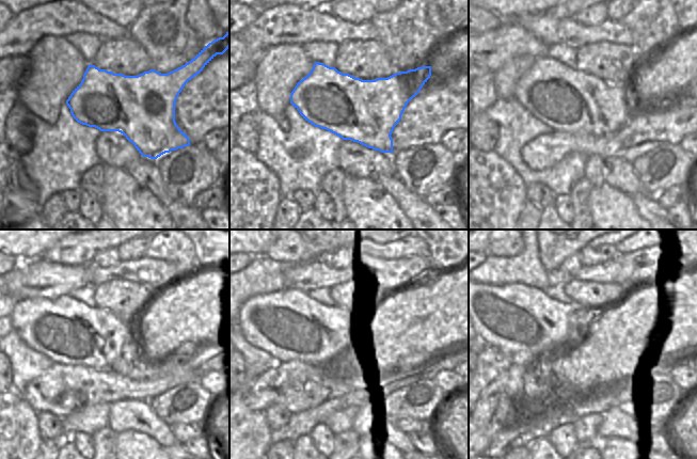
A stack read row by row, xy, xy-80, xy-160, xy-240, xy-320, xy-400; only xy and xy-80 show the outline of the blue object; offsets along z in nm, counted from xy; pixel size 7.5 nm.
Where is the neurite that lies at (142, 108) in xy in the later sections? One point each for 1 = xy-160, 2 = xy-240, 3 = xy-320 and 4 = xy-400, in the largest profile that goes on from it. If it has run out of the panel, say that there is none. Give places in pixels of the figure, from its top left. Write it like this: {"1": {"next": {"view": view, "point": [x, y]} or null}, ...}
{"1": {"next": {"view": "xy-160", "point": [566, 99]}}, "2": {"next": {"view": "xy-240", "point": [65, 330]}}, "3": {"next": {"view": "xy-320", "point": [287, 325]}}, "4": {"next": {"view": "xy-400", "point": [523, 321]}}}

